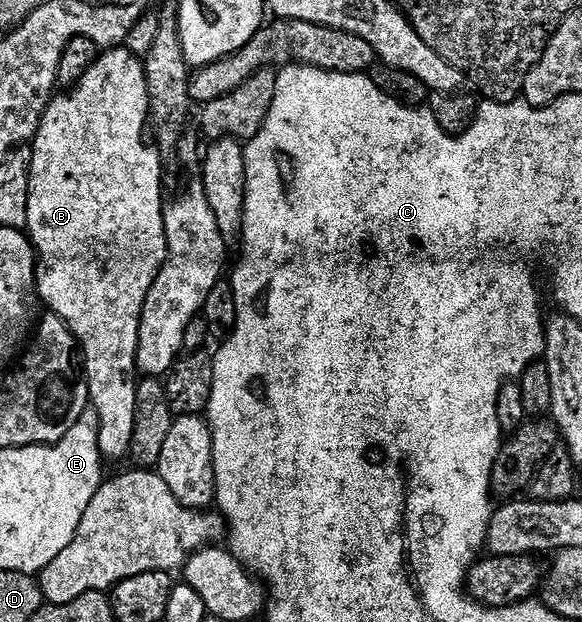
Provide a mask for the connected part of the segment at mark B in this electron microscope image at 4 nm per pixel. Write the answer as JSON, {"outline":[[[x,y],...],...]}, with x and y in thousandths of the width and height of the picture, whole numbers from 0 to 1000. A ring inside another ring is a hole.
{"outline":[[[203,72],[192,79],[180,79],[168,87],[167,95],[156,105],[156,111],[149,111],[143,117],[143,124],[132,132],[131,140],[124,141],[117,150],[93,151],[91,158],[84,161],[81,175],[70,190],[70,206],[64,209],[64,219],[57,222],[53,241],[57,246],[57,257],[50,262],[50,322],[46,323],[46,355],[50,357],[46,376],[53,389],[57,389],[57,402],[64,412],[64,473],[69,486],[77,487],[89,505],[103,510],[125,532],[127,542],[132,545],[134,559],[143,566],[143,582],[146,587],[146,606],[153,613],[153,646],[156,659],[170,670],[170,722],[175,733],[182,740],[187,738],[215,738],[222,728],[222,717],[225,715],[225,696],[232,690],[232,658],[235,656],[235,617],[239,614],[237,598],[232,595],[235,587],[235,556],[239,555],[239,516],[246,503],[246,490],[253,484],[253,471],[259,465],[259,458],[266,452],[266,445],[273,445],[273,432],[280,432],[284,415],[290,410],[290,383],[284,378],[284,334],[287,331],[285,322],[277,322],[277,254],[278,244],[268,235],[249,232],[249,217],[253,223],[253,206],[256,204],[256,151],[253,150],[253,124],[249,122],[247,100],[237,90],[225,87],[213,72]]]}

